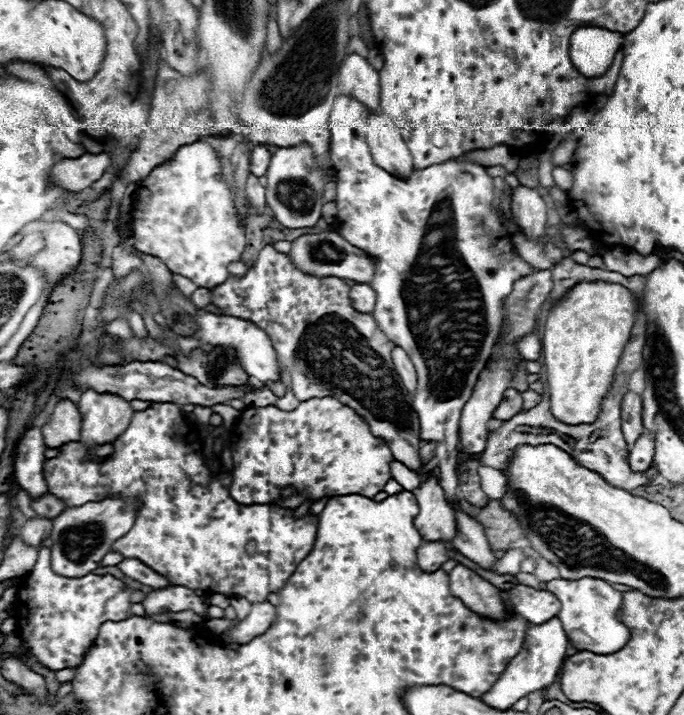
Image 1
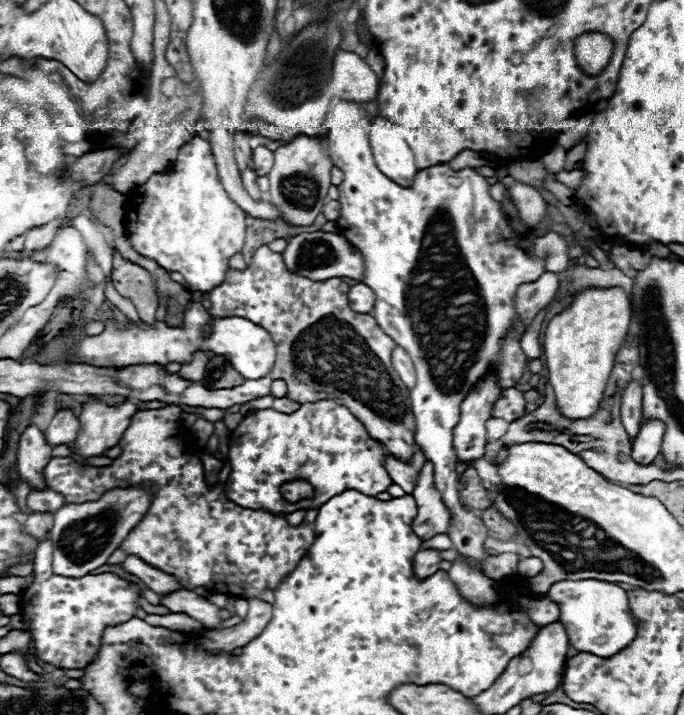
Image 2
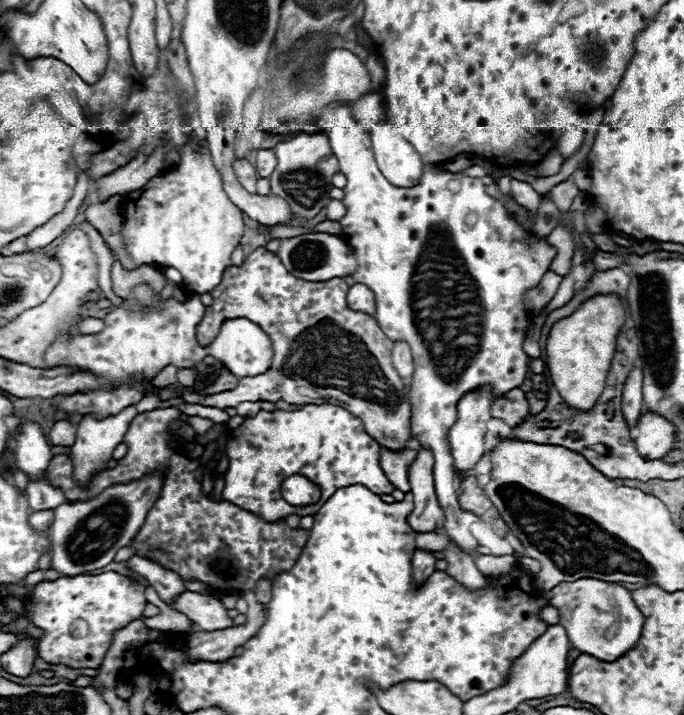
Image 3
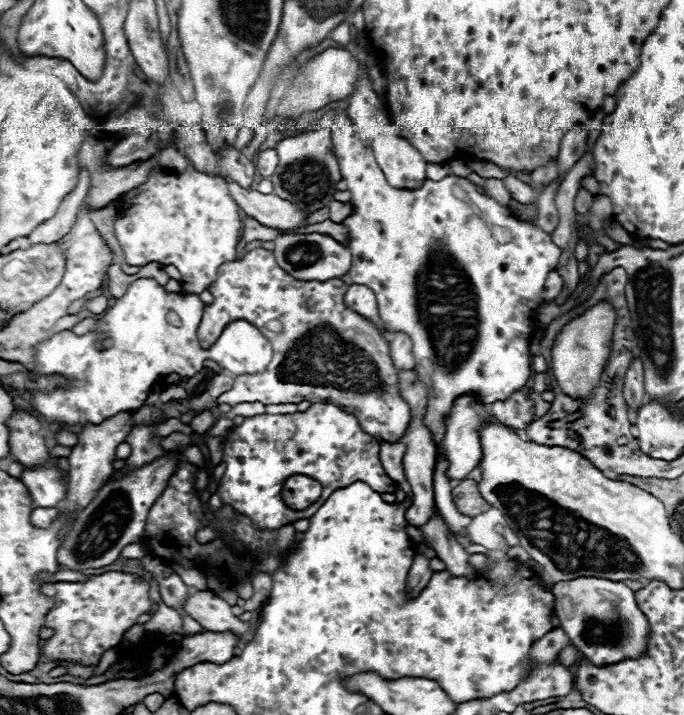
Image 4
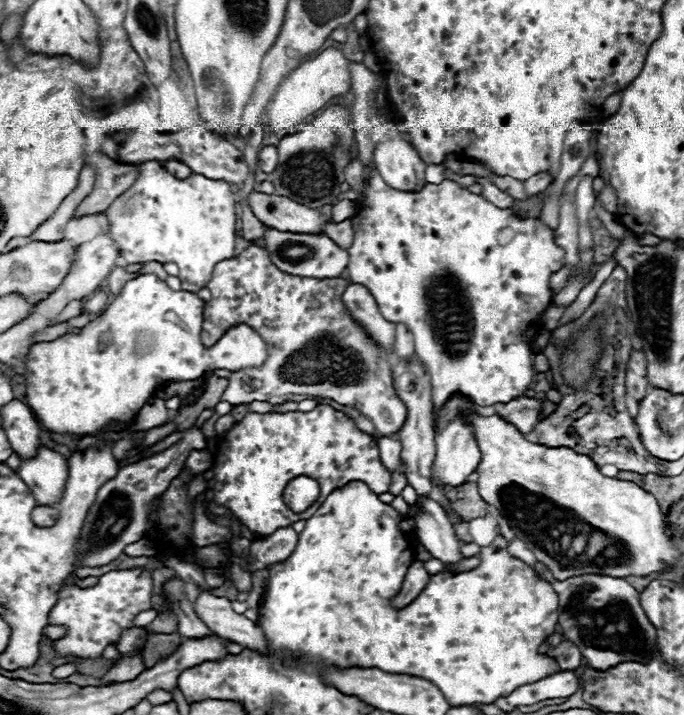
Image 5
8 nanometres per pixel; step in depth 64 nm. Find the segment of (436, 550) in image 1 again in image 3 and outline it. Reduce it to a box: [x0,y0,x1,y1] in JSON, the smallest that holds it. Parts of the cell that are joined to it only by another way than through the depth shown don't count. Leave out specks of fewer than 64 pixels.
[412,550,436,582]

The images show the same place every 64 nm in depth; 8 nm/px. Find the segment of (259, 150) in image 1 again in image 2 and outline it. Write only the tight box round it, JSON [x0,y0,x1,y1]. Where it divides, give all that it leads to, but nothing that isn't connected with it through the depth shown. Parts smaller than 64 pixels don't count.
[252,146,274,176]

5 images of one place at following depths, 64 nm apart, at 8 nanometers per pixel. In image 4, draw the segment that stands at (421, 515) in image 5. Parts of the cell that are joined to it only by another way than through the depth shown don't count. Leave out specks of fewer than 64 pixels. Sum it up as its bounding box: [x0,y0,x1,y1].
[420,514,476,576]

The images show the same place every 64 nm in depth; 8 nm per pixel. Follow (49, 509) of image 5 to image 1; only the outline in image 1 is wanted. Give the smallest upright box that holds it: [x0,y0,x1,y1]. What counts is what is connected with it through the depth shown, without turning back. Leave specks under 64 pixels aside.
[20,516,52,548]

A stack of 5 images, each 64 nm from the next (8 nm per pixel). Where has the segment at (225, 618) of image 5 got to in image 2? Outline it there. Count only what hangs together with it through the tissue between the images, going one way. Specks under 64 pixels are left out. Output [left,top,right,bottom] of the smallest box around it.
[162,588,222,628]

